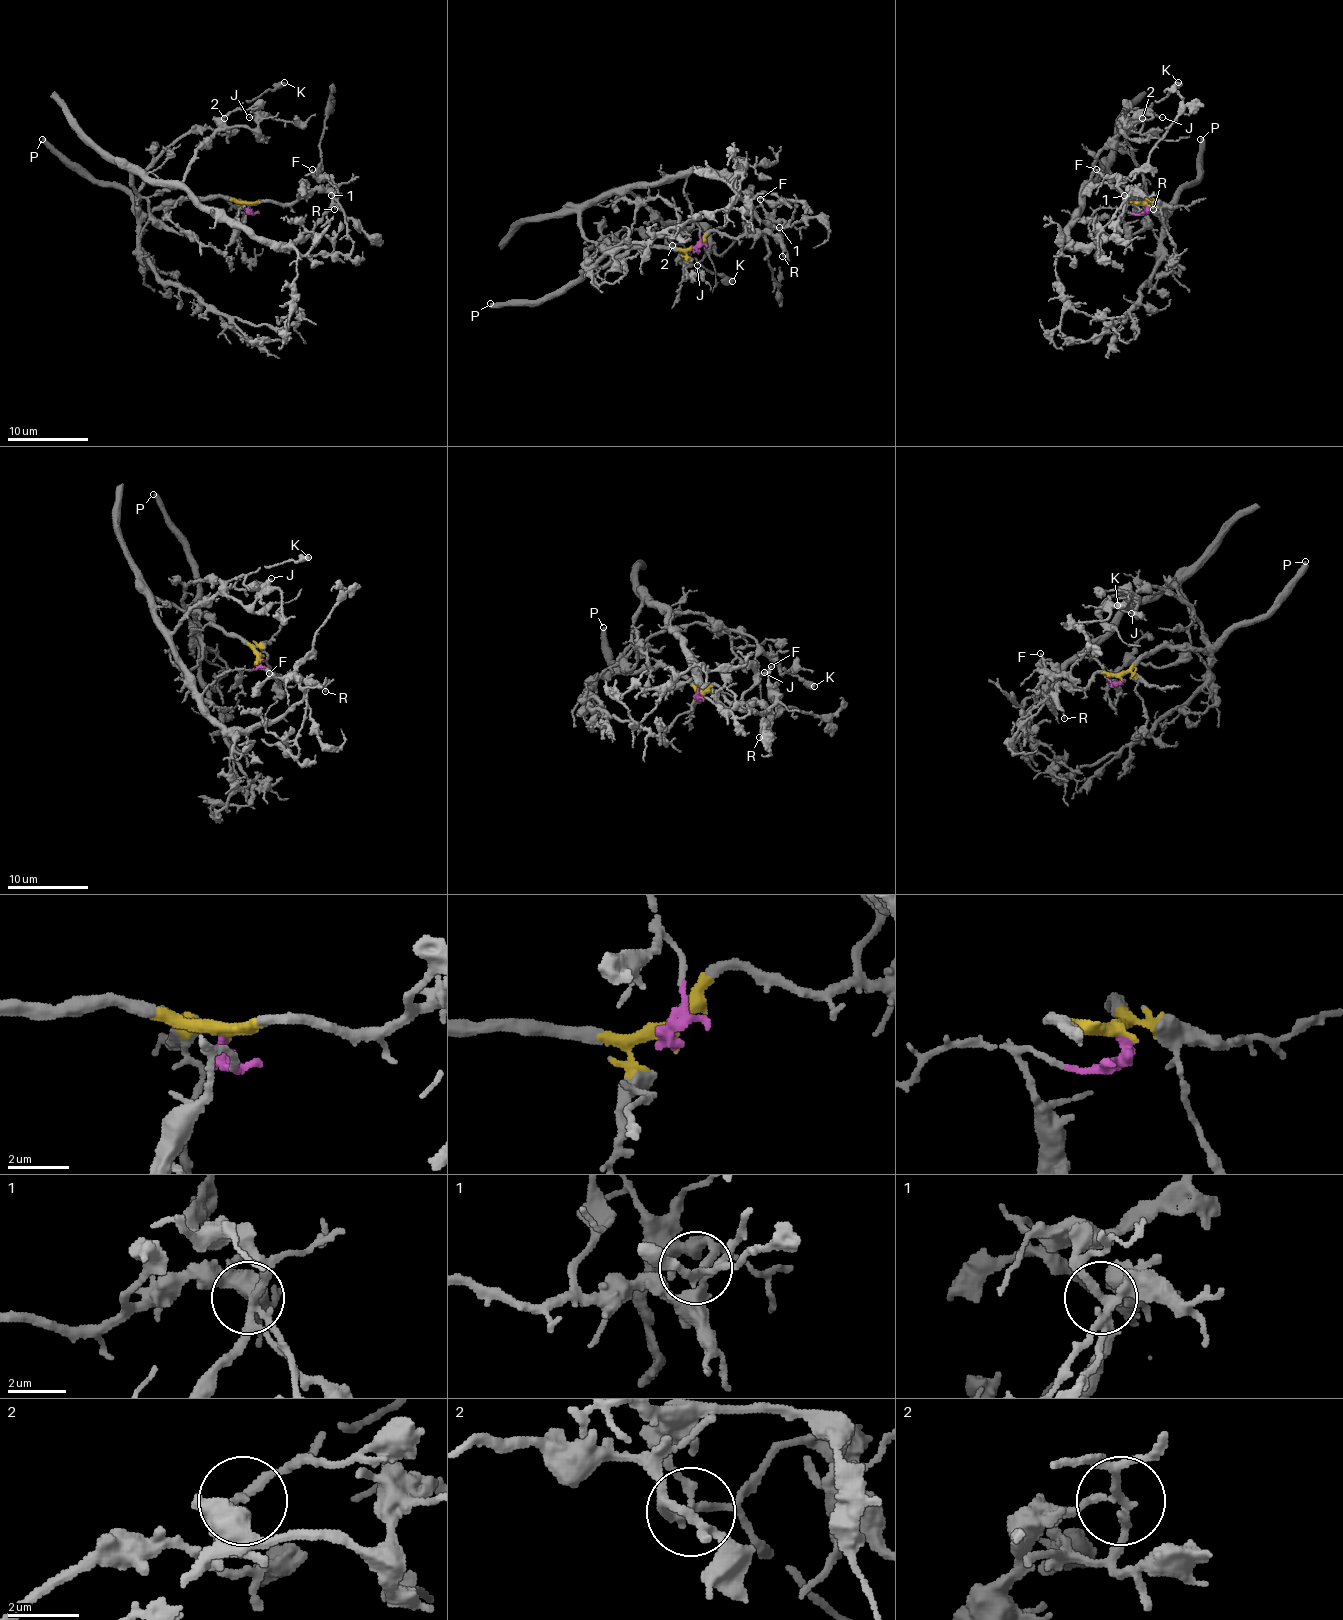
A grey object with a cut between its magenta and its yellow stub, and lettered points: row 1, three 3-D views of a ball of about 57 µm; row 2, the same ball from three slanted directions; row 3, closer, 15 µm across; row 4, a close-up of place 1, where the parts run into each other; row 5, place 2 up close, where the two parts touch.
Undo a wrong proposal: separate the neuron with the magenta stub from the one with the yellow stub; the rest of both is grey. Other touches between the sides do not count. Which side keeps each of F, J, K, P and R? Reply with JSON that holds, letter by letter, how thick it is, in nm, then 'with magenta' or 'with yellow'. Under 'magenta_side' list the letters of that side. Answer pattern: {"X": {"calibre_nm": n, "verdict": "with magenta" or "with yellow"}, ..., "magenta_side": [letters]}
{"F": {"calibre_nm": 130, "verdict": "with magenta"}, "J": {"calibre_nm": 140, "verdict": "with magenta"}, "K": {"calibre_nm": 600, "verdict": "with yellow"}, "P": {"calibre_nm": 420, "verdict": "with yellow"}, "R": {"calibre_nm": 160, "verdict": "with yellow"}, "magenta_side": ["F", "J"]}

